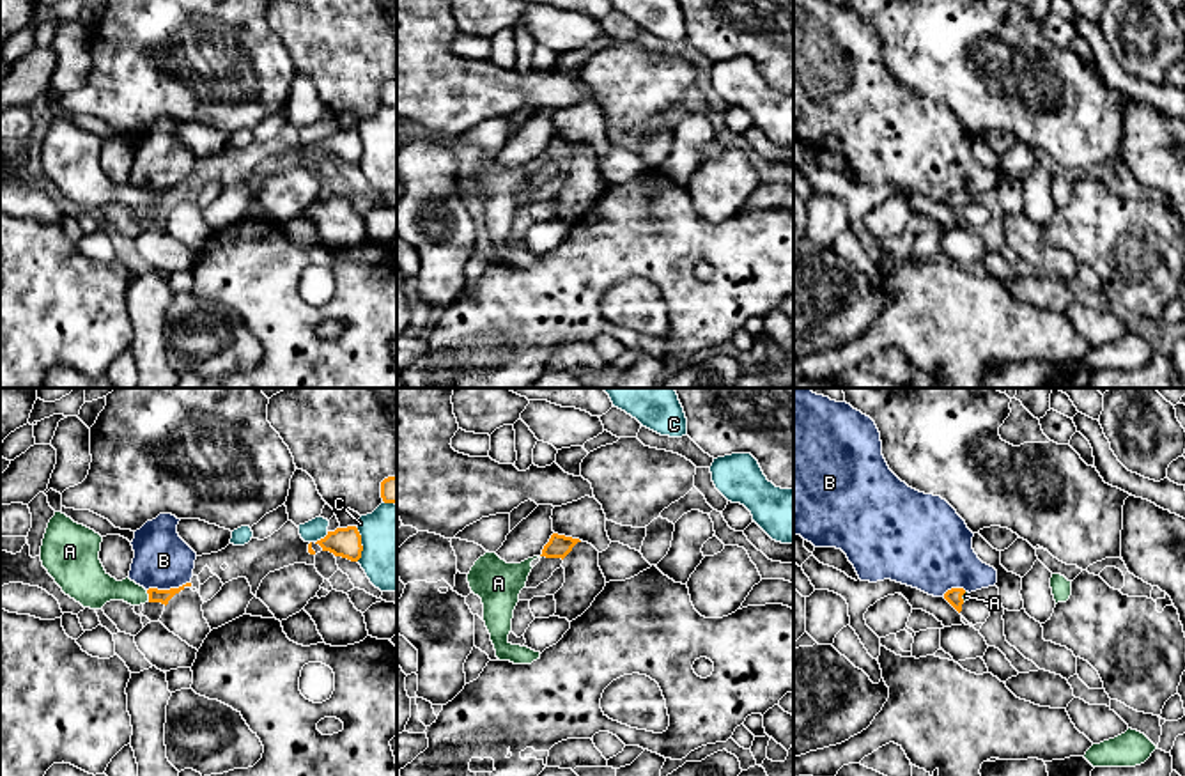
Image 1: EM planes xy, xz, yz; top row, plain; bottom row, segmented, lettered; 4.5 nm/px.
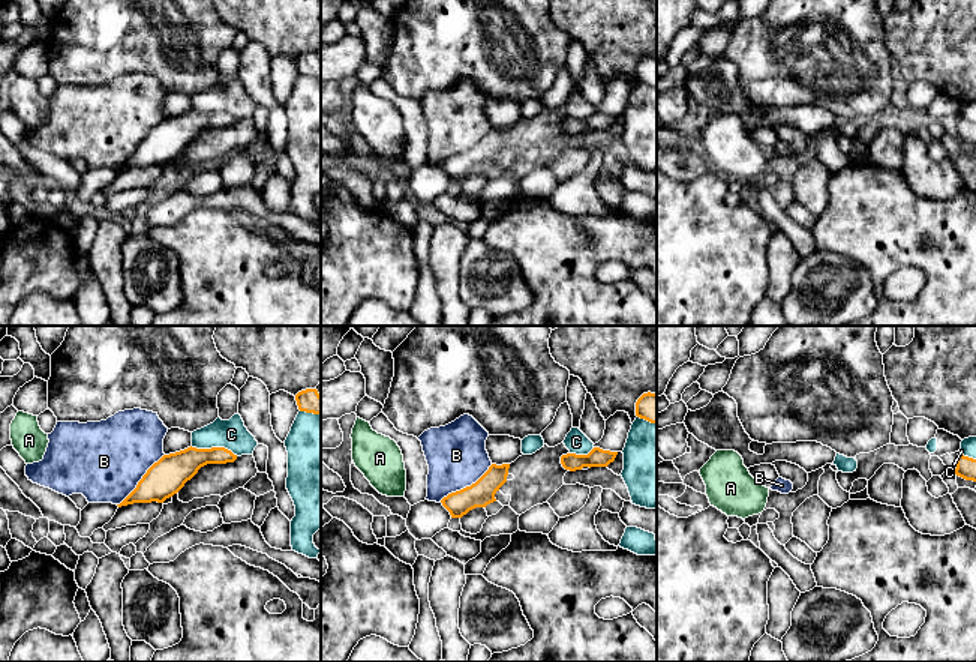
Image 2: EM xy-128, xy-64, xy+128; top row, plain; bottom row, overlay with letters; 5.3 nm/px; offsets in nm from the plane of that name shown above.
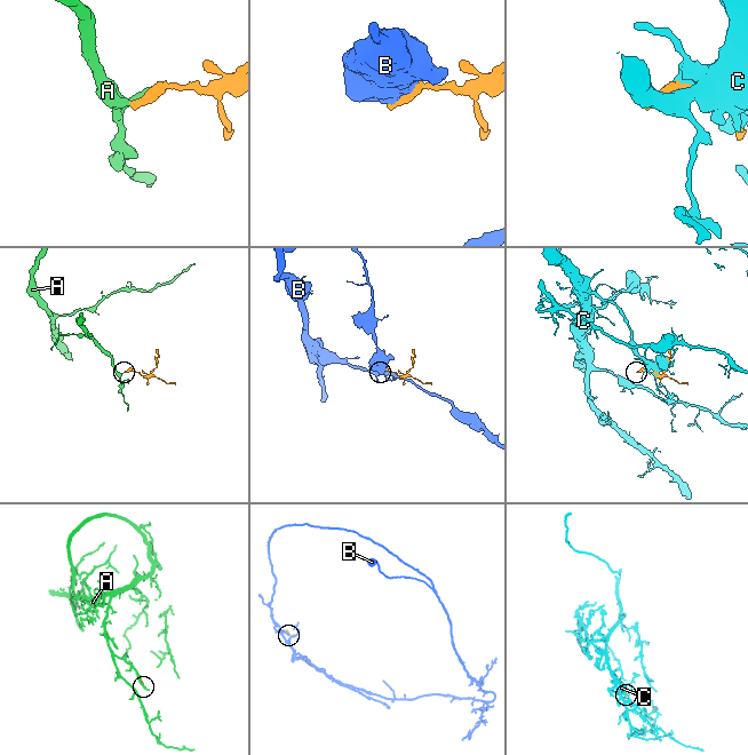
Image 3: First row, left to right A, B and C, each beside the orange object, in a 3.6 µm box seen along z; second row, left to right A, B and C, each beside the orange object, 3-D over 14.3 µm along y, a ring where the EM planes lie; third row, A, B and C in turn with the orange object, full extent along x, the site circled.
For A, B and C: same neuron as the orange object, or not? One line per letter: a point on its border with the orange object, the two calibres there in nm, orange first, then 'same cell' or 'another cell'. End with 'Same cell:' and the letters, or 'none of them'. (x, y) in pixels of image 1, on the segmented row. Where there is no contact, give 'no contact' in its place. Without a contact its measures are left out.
A: contact xy (149, 596); calibres 60 and 160 nm; same cell
B: contact xy (167, 590); calibres 60 and 260 nm; another cell
C: contact xy (360, 544); calibres 140 and 320 nm; another cell
Same cell: A

